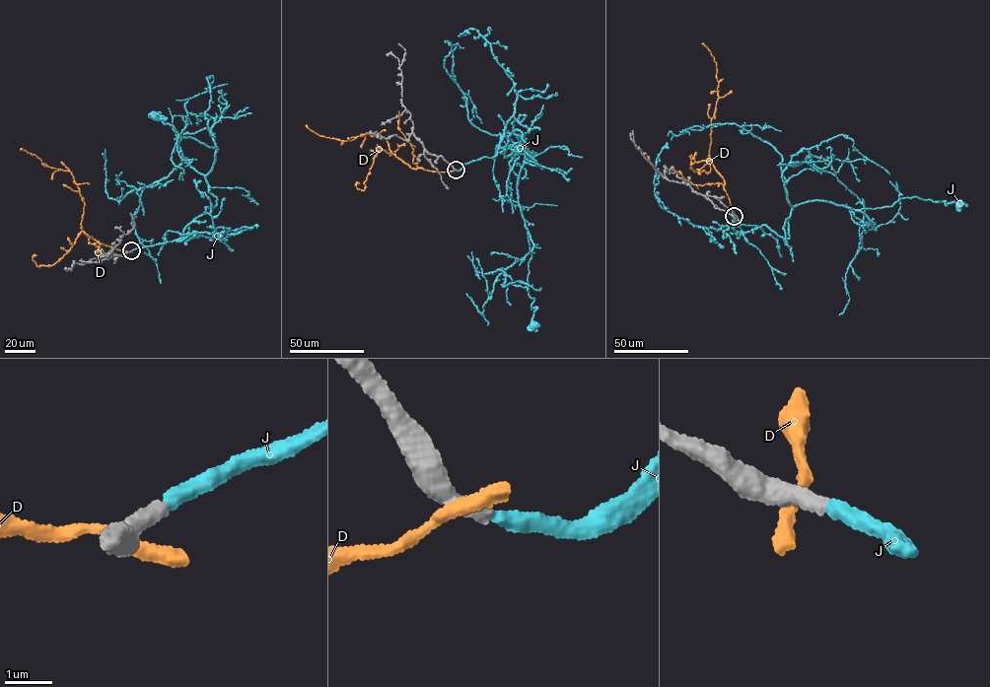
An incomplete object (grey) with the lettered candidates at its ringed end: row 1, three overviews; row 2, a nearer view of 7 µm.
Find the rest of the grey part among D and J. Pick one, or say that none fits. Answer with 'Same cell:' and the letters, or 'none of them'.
Same cell: J

